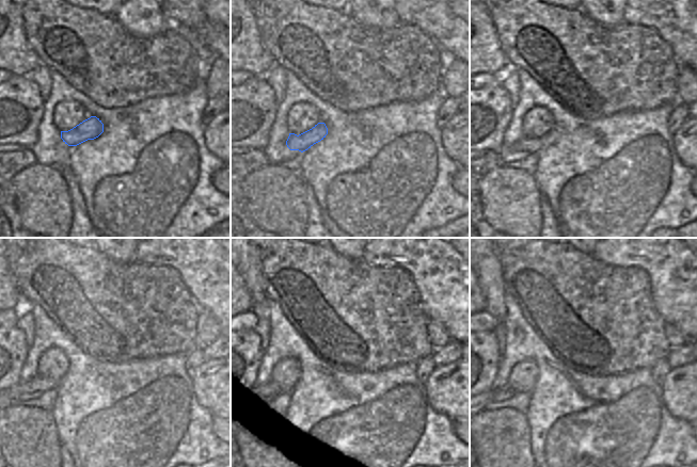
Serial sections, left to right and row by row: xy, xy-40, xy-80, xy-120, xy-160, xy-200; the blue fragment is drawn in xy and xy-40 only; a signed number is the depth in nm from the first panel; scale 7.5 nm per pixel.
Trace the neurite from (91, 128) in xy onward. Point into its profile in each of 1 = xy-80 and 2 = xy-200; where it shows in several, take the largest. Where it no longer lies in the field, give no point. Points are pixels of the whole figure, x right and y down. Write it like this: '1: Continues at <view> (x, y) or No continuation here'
1: Continues at xy-80 (529, 145)
2: Continues at xy-200 (491, 391)

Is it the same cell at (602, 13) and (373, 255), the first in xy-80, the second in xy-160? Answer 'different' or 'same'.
different

